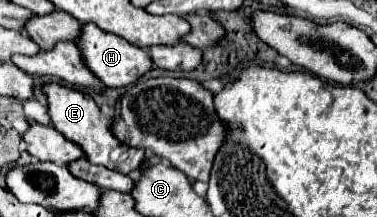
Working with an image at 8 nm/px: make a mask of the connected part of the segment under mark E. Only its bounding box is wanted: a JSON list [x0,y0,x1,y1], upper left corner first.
[43,83,145,175]

